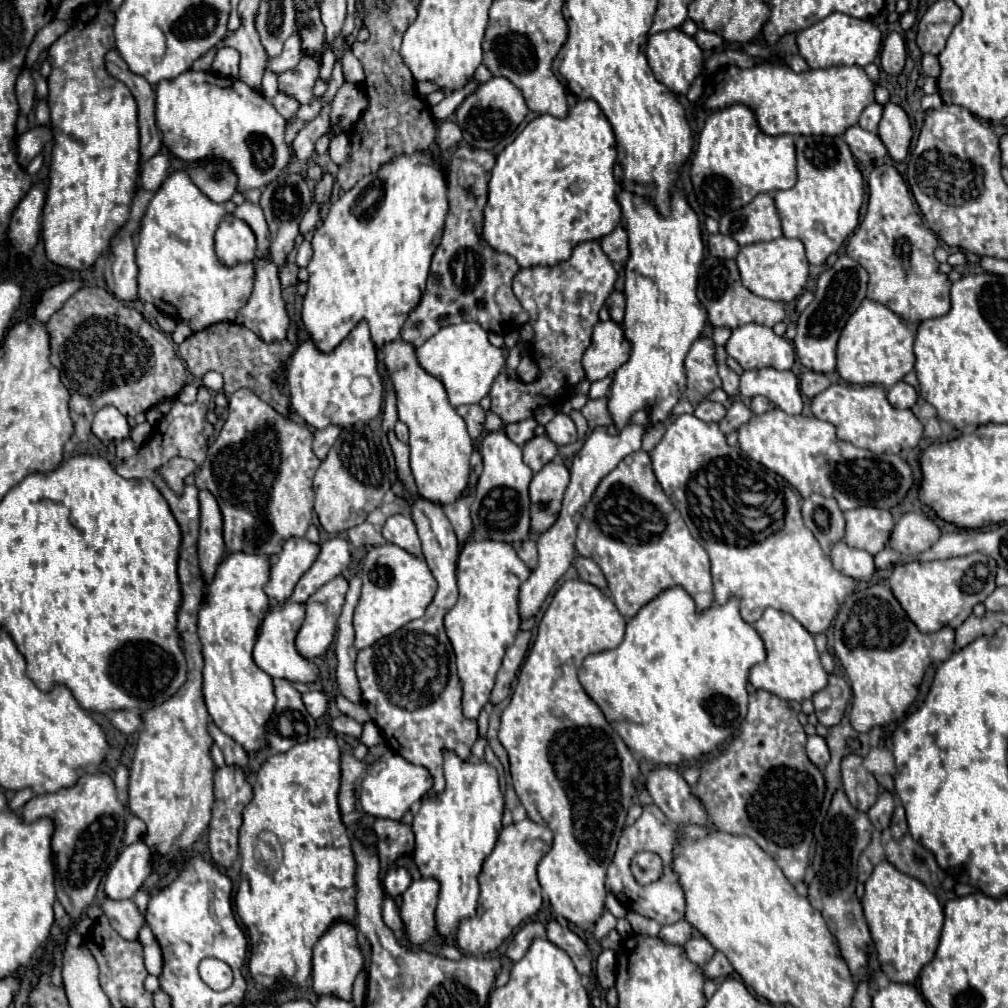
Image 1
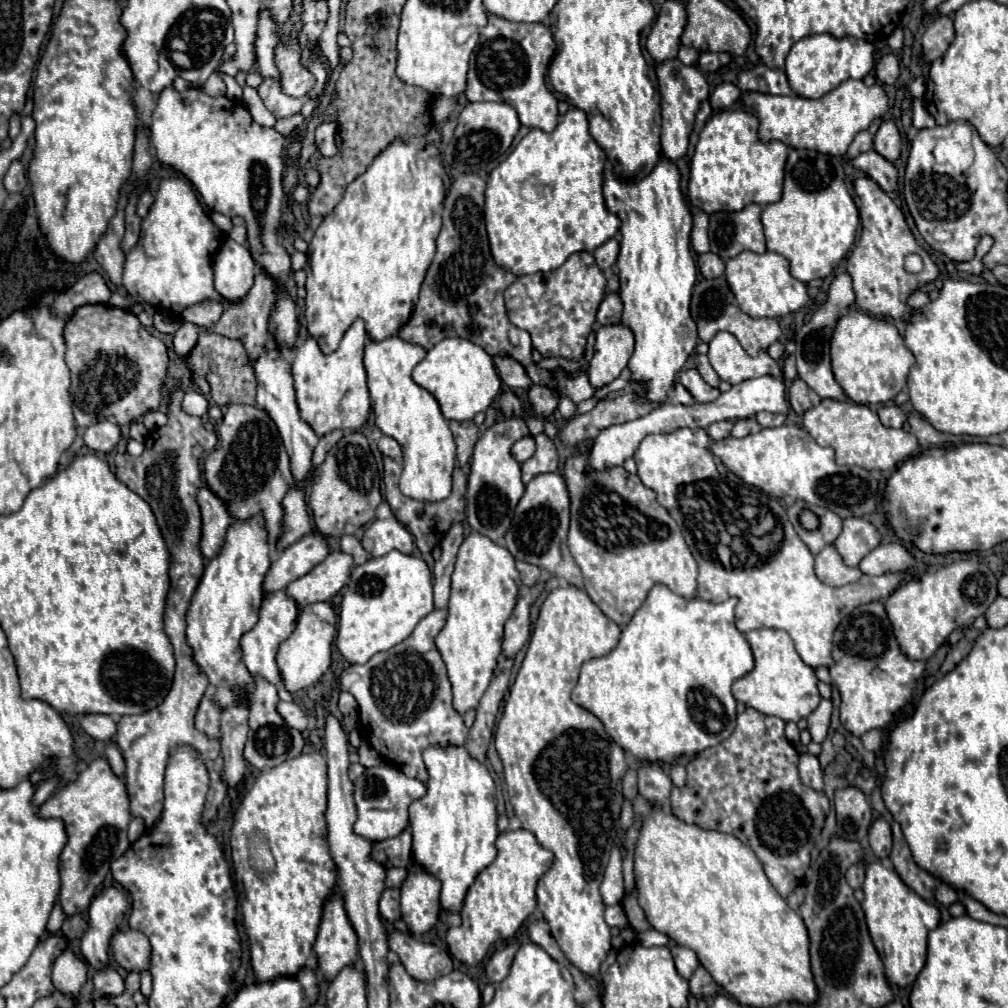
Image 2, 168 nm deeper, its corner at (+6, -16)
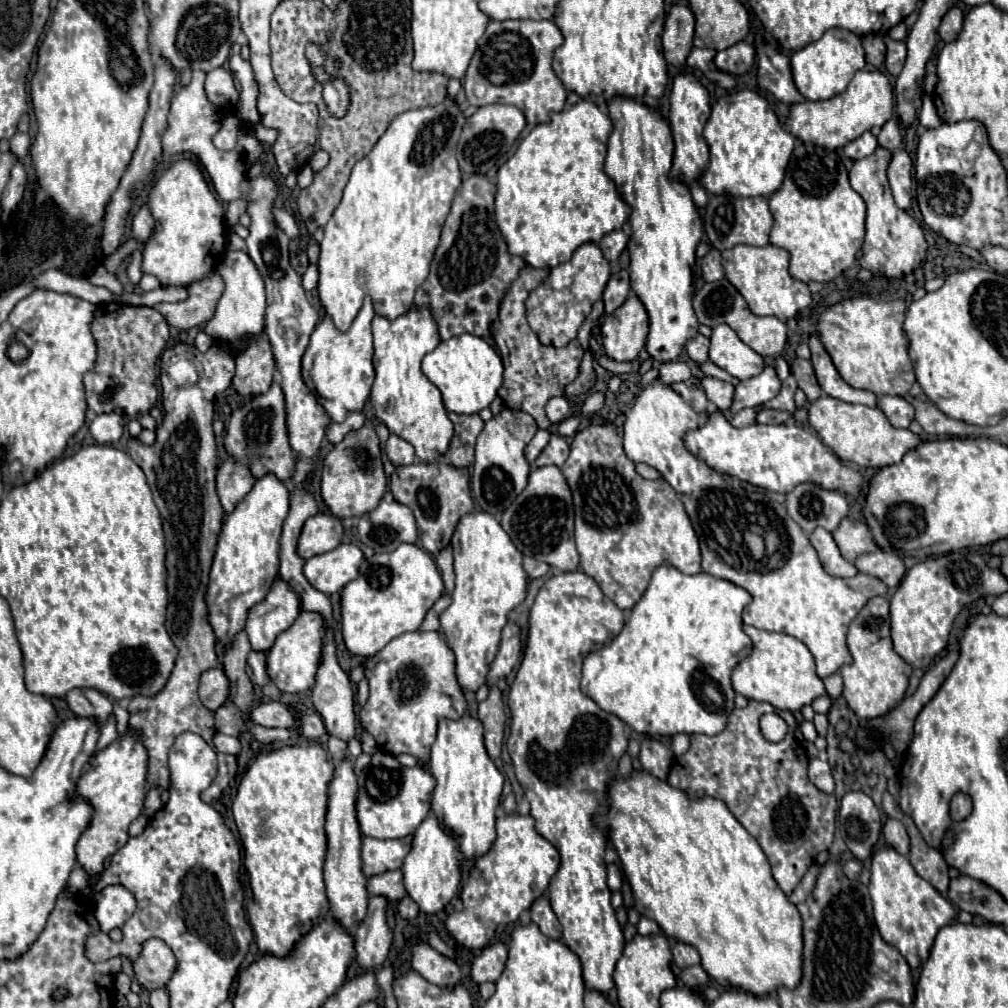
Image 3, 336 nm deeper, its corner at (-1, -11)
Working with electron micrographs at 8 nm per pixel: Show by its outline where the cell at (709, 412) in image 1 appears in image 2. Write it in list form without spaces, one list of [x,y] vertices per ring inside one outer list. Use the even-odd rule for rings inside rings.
[[[726,420],[726,422],[714,422],[714,424],[708,426],[708,436],[710,436],[714,442],[724,440],[724,438],[730,434],[732,426],[734,426],[734,422],[728,422],[728,420]]]

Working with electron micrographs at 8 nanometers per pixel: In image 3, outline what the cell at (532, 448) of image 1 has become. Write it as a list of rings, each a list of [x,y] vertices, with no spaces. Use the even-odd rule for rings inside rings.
[[[555,433],[555,435],[551,437],[549,445],[541,451],[539,459],[535,461],[535,467],[543,467],[543,465],[557,465],[557,467],[561,467],[561,465],[565,463],[567,455],[569,455],[569,445],[567,445],[567,441],[565,441],[561,435]]]

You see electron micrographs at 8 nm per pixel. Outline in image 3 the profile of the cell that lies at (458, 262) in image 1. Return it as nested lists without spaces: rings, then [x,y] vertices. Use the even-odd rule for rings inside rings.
[[[471,175],[461,183],[445,219],[429,277],[415,293],[415,307],[431,307],[441,339],[461,333],[489,339],[493,335],[491,323],[497,319],[499,303],[509,283],[515,281],[515,275],[519,275],[519,269],[525,265],[507,251],[507,243],[495,223],[495,191],[495,185],[485,175]]]

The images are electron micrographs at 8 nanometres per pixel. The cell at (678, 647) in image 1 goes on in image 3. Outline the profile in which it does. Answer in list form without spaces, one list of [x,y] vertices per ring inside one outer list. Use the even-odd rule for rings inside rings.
[[[669,563],[659,565],[653,571],[647,591],[631,609],[623,631],[609,645],[585,657],[581,691],[601,709],[631,725],[637,733],[717,735],[723,731],[727,715],[735,709],[731,671],[751,653],[751,639],[743,633],[741,621],[741,613],[749,601],[749,591],[731,581],[717,579],[709,573],[685,575]]]

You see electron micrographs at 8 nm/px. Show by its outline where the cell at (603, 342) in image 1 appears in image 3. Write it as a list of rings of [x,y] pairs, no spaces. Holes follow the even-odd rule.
[[[631,293],[621,307],[607,315],[601,335],[605,353],[611,359],[633,361],[639,355],[649,335],[649,315],[635,293]]]

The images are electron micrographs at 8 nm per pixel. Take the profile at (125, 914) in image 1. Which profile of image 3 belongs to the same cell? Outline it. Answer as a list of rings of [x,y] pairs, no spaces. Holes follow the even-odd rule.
[[[149,939],[143,945],[141,957],[133,963],[133,969],[141,987],[155,991],[167,985],[177,969],[177,959],[161,939]]]

